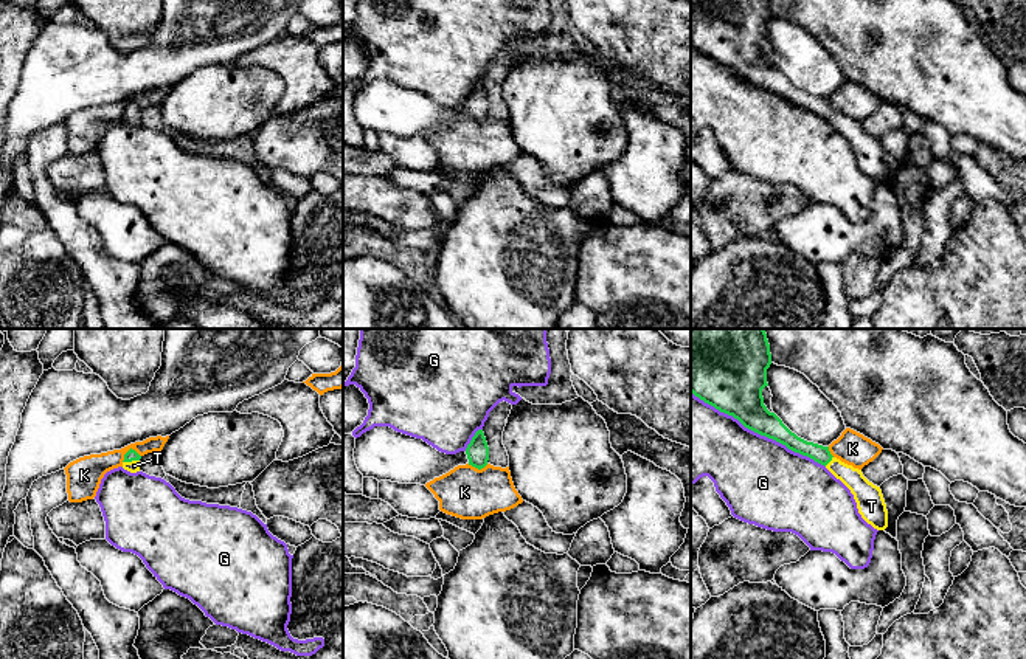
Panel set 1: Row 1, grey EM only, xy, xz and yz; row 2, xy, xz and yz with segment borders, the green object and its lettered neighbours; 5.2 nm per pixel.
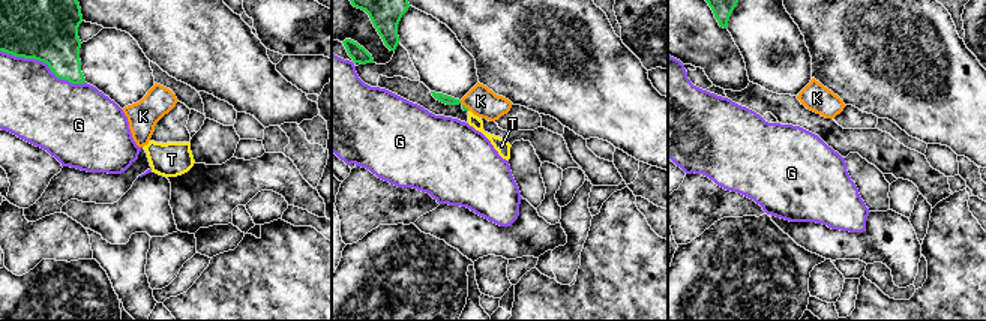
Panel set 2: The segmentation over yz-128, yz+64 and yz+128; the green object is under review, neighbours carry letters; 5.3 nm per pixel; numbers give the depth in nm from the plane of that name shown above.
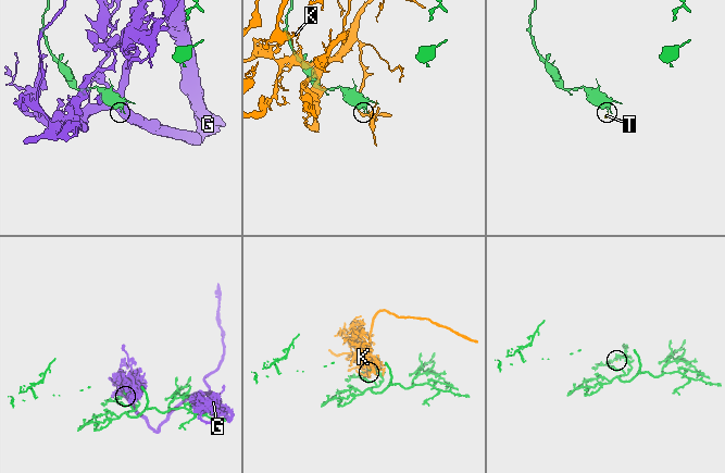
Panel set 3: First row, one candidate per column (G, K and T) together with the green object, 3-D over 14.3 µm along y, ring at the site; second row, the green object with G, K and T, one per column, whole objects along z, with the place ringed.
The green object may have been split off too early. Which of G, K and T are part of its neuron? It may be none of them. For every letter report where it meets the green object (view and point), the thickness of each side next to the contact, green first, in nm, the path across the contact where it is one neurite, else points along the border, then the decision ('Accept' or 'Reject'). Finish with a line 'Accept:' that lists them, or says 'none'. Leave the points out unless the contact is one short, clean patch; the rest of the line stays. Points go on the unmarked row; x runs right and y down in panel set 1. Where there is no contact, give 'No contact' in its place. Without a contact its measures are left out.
G: Touches green at yz (758, 86). Thickness 260 nm (green) against 440 nm. Reject
K: Touches green at xy (129, 103). Thickness 60 nm (green) against 160 nm. Boundary: xy (140, 107), (131, 101), (121, 113). Reject
T: Touches green at xy (131, 113). Thickness 60 nm (green) against 60 nm. Path across: xy (131, 107), (131, 113), (134, 118). Accept
Accept: T

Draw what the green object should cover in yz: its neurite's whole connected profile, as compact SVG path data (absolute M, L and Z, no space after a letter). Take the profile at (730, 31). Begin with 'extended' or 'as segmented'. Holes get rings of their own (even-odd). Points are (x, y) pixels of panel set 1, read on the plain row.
extended; M691 0L691 45L745 81L824 118L851 143L861 171L885 183L888 163L880 140L869 135L861 122L834 110L829 99L798 90L767 62L762 42L768 39L770 17L770 0Z

